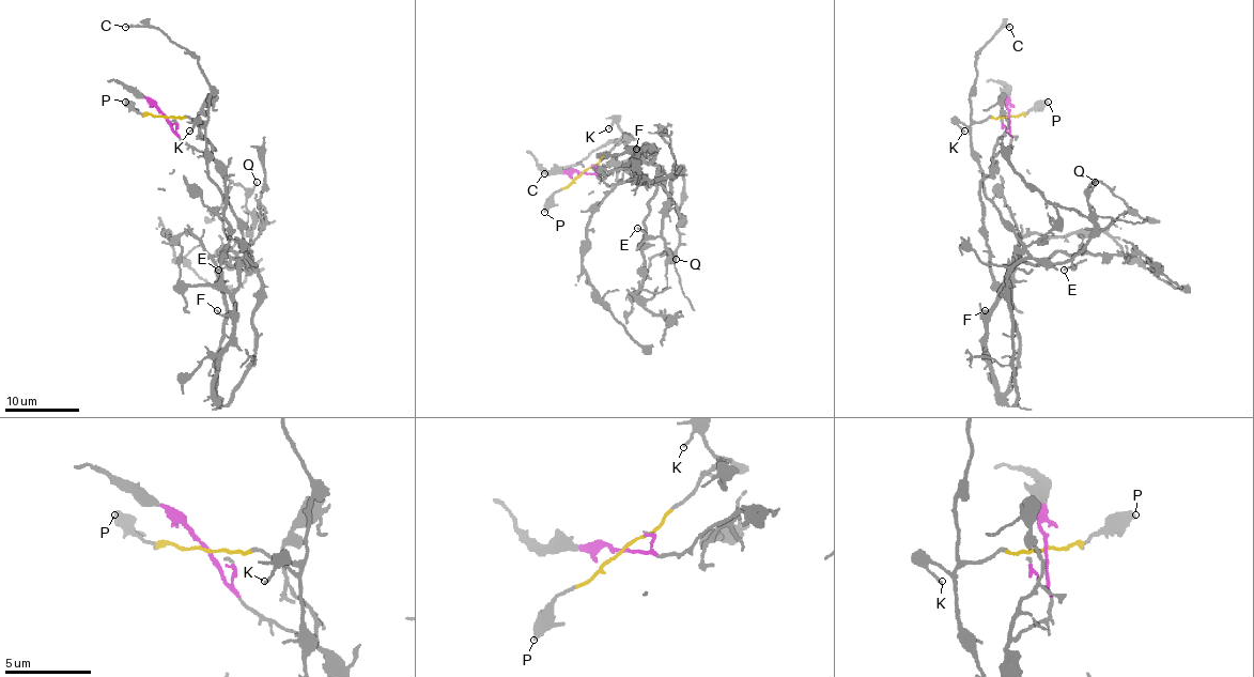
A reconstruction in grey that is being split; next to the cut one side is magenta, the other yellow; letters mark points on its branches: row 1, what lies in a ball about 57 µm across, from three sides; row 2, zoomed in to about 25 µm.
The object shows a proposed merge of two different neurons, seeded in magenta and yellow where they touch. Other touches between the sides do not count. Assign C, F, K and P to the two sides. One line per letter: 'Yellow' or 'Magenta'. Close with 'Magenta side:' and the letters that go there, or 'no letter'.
C: Yellow
F: Magenta
K: Yellow
P: Yellow
Magenta side: F

